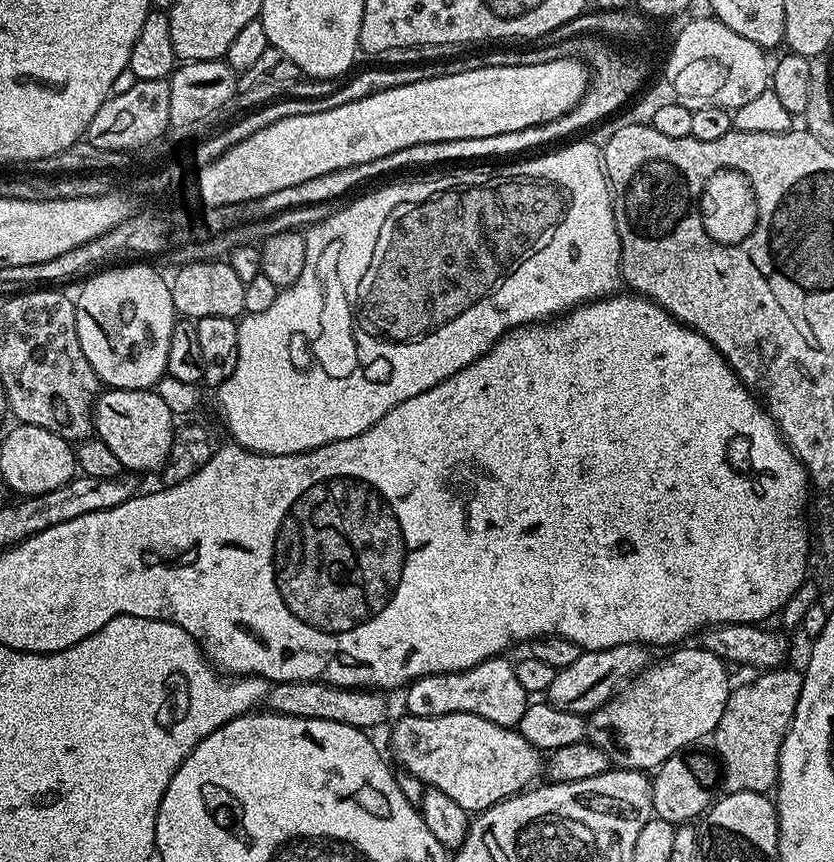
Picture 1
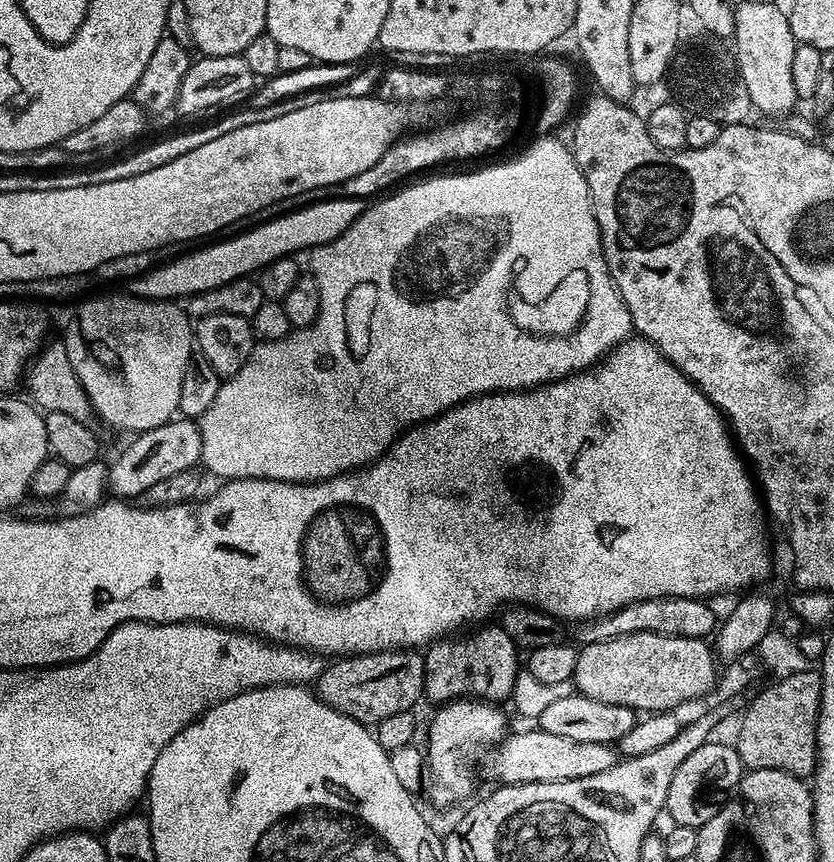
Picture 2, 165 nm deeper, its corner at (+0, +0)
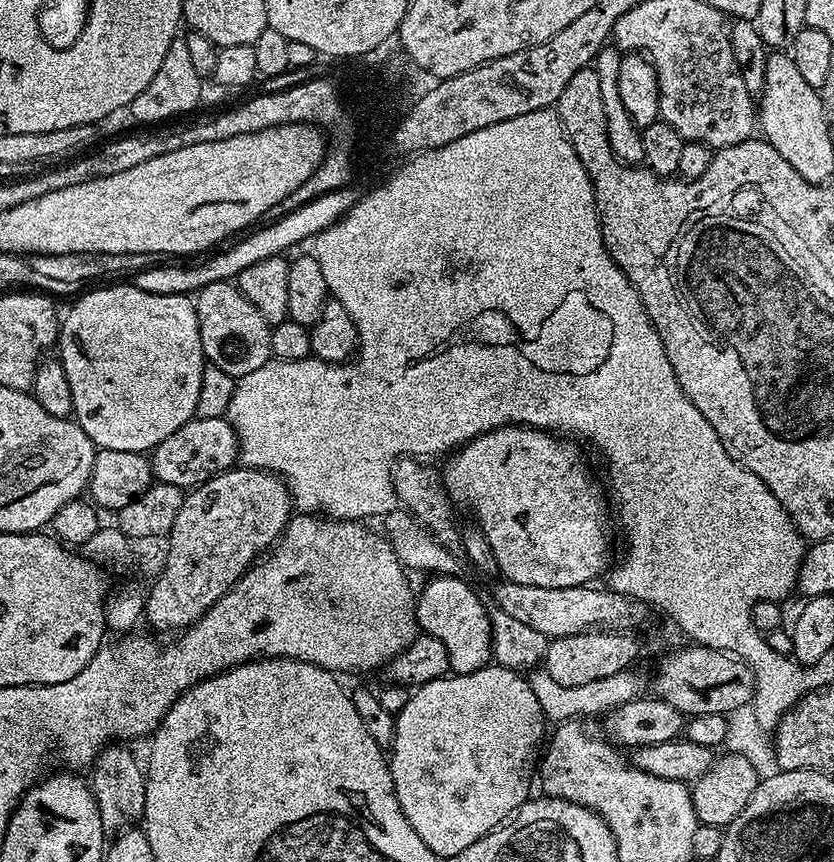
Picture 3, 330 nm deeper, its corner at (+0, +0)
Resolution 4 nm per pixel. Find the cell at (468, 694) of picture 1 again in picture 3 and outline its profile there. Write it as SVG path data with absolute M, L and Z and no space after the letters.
M437 575L415 597L416 622L425 636L438 638L450 654L450 669L455 675L470 674L479 668L487 668L492 660L492 618L484 609L480 596L464 578Z

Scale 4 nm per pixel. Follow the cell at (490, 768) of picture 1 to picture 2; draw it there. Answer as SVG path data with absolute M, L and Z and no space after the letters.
M539 730L520 732L517 736L509 735L500 741L495 749L496 757L492 760L492 772L505 784L537 784L538 782L566 782L574 778L590 778L592 774L602 774L618 763L618 752L613 745L602 742L574 742L555 734L546 734Z

